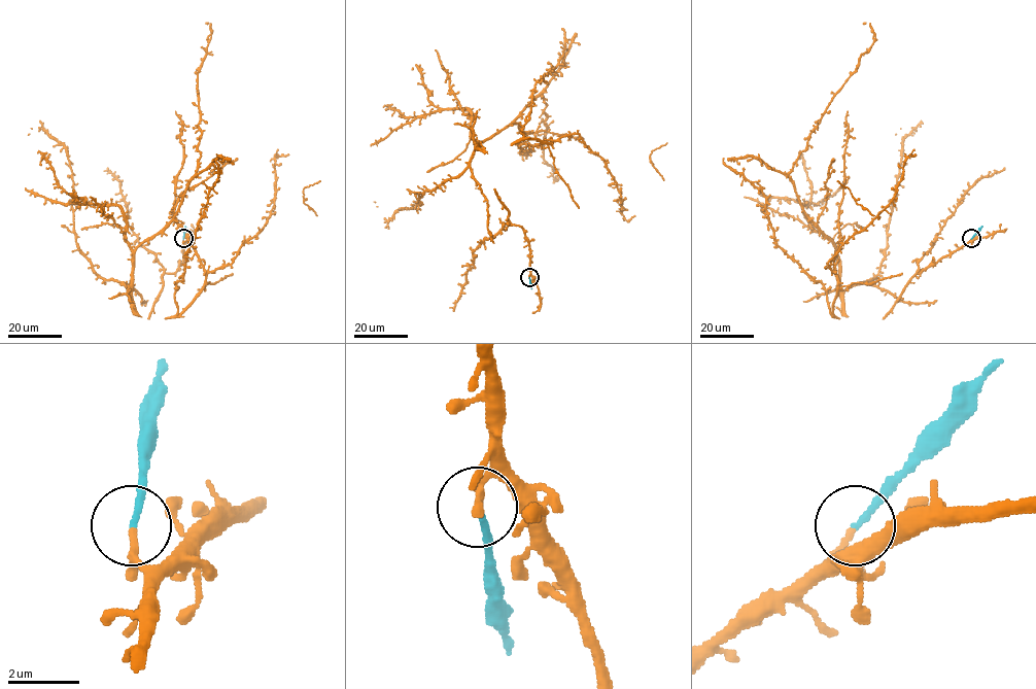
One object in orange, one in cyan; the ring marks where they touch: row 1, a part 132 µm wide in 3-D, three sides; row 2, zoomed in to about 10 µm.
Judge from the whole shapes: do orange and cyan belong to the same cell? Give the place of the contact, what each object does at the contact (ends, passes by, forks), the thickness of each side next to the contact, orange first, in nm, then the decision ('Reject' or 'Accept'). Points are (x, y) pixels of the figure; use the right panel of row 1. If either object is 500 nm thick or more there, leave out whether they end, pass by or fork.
Place: (971, 238). At the ring orange passes by. At the ring cyan ends. Thickness 160 nm (orange) against 170 nm. Reject

